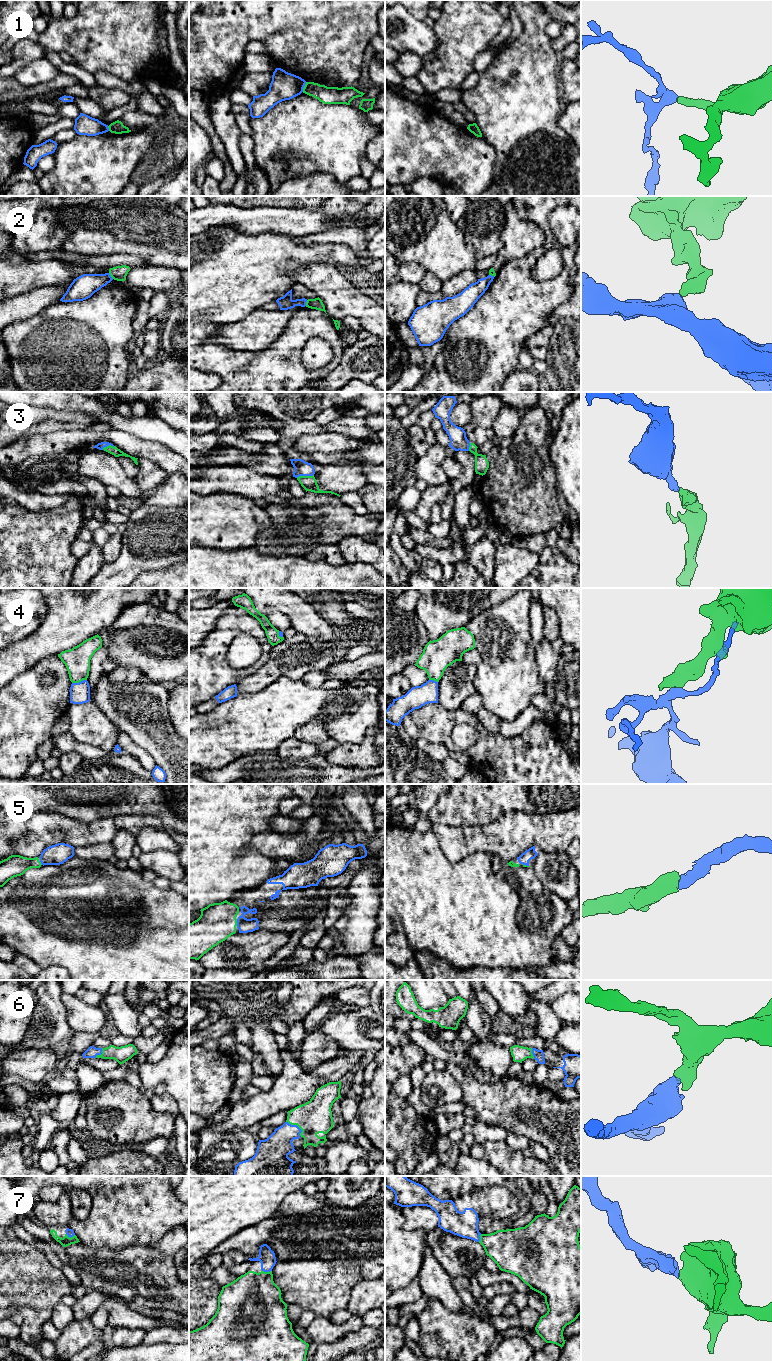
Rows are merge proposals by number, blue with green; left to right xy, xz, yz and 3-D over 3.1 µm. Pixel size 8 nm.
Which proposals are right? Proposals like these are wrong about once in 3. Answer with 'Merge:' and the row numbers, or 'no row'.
Merge: 3, 5, 6, 7

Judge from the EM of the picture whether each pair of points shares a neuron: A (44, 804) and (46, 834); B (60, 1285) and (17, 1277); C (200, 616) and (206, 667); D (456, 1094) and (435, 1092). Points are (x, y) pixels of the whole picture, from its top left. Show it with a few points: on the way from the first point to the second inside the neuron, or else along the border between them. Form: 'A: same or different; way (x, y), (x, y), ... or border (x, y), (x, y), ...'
A: different; border (41, 810), (47, 813), (62, 814), (68, 818)
B: same; way (49, 1285), (28, 1284)
C: different; border (217, 621), (216, 627), (199, 646)
D: same; way (451, 1094), (440, 1092)

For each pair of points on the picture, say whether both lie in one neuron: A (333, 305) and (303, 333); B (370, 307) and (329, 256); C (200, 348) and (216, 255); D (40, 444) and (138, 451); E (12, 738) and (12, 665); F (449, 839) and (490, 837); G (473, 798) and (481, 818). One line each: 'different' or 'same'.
A: different
B: different
C: different
D: same
E: different
F: same
G: same

